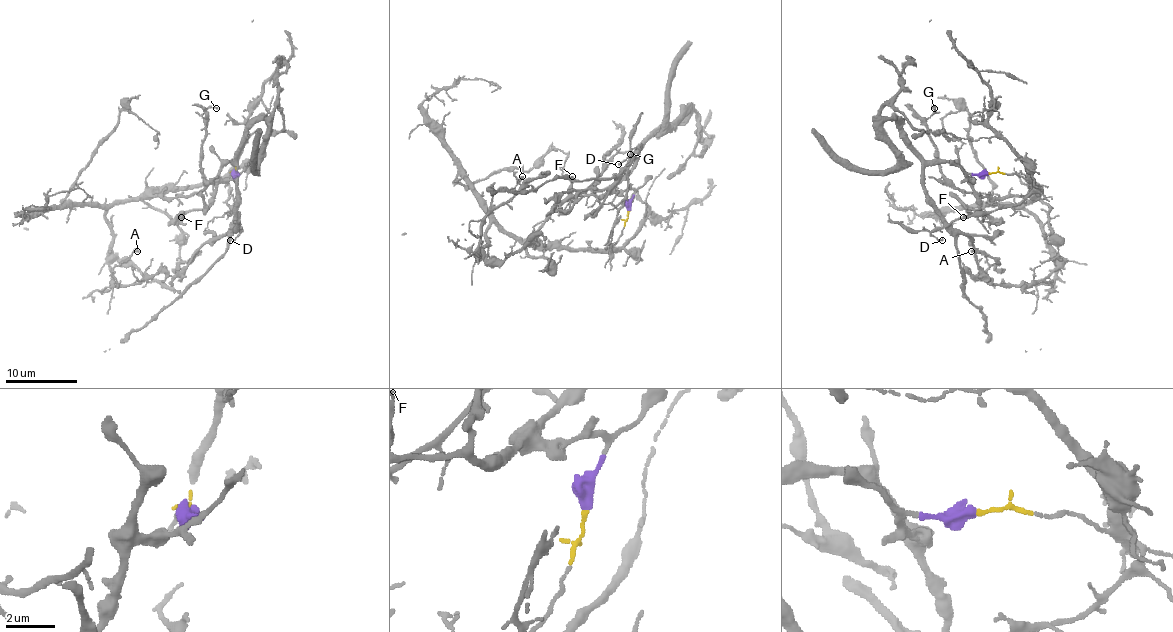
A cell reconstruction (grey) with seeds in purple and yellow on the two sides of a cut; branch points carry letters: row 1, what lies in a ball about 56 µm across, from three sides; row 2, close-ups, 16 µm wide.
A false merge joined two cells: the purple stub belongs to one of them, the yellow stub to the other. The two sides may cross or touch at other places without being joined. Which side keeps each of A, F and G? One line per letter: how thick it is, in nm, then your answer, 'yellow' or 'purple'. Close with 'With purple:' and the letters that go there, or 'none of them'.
A: 150 nm | yellow
F: 190 nm | purple
G: 140 nm | yellow
With purple: F

